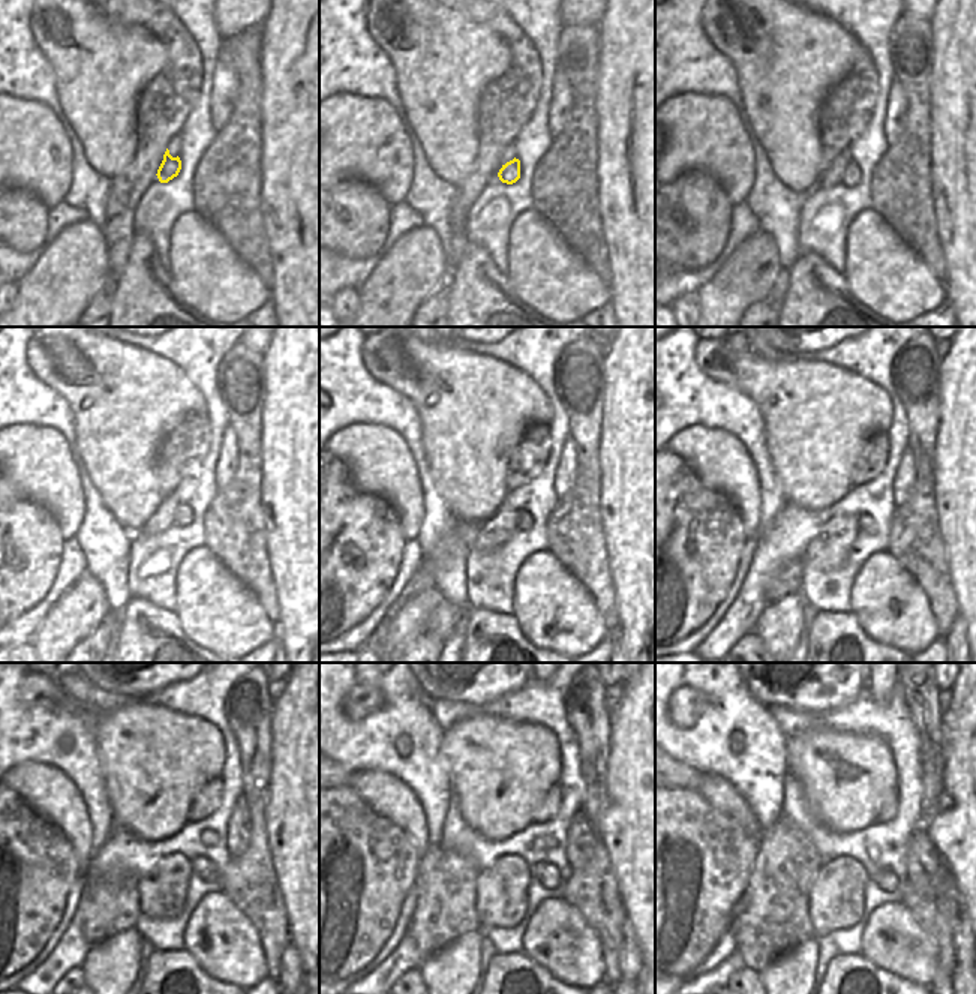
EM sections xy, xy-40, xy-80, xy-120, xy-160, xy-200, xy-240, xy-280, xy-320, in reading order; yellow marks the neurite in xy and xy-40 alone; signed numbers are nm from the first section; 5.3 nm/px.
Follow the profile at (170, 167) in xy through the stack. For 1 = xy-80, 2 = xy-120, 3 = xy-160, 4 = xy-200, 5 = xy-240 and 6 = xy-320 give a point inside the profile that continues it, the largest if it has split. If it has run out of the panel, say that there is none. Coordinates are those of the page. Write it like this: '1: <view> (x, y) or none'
1: xy-80 (852, 176)
2: xy-120 (183, 514)
3: xy-160 (523, 519)
4: xy-200 (865, 522)
5: xy-240 (203, 867)
6: xy-320 (888, 880)

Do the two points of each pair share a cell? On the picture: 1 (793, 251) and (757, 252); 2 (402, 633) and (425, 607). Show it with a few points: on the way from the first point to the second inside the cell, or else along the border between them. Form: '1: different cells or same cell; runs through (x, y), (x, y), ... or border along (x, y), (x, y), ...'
1: different cells; border along (760, 230), (774, 242), (777, 261), (781, 269)
2: same cell; runs through (405, 627), (419, 613)

